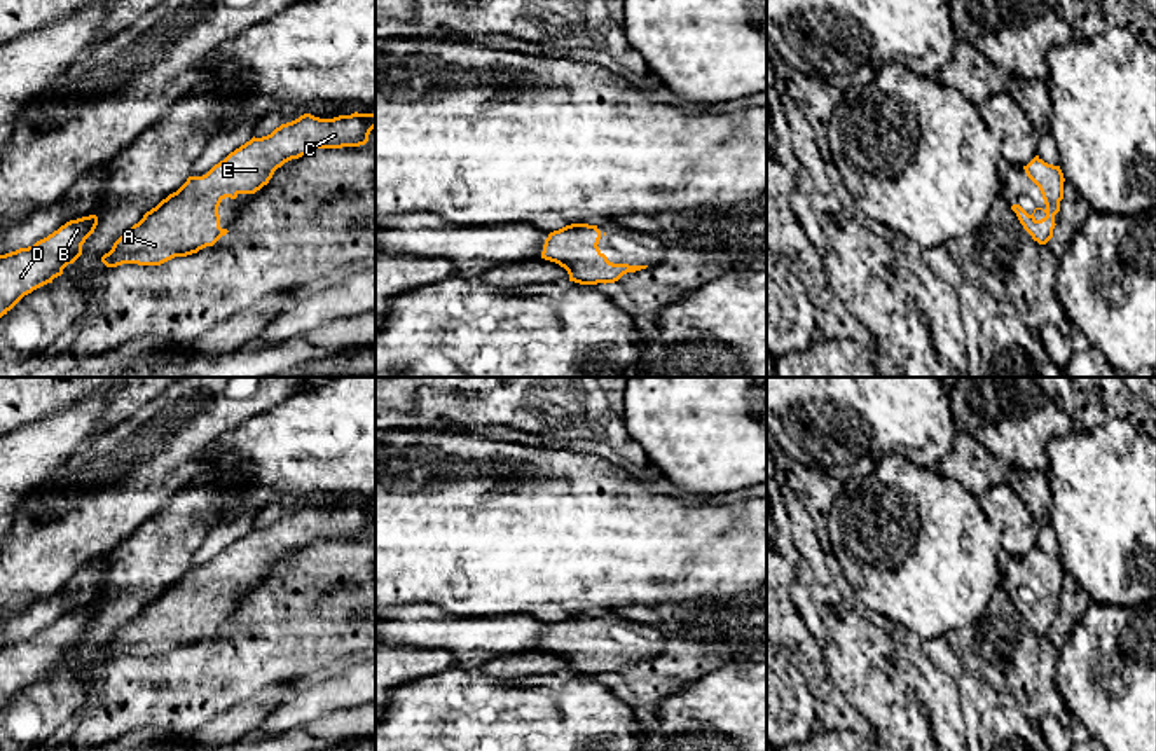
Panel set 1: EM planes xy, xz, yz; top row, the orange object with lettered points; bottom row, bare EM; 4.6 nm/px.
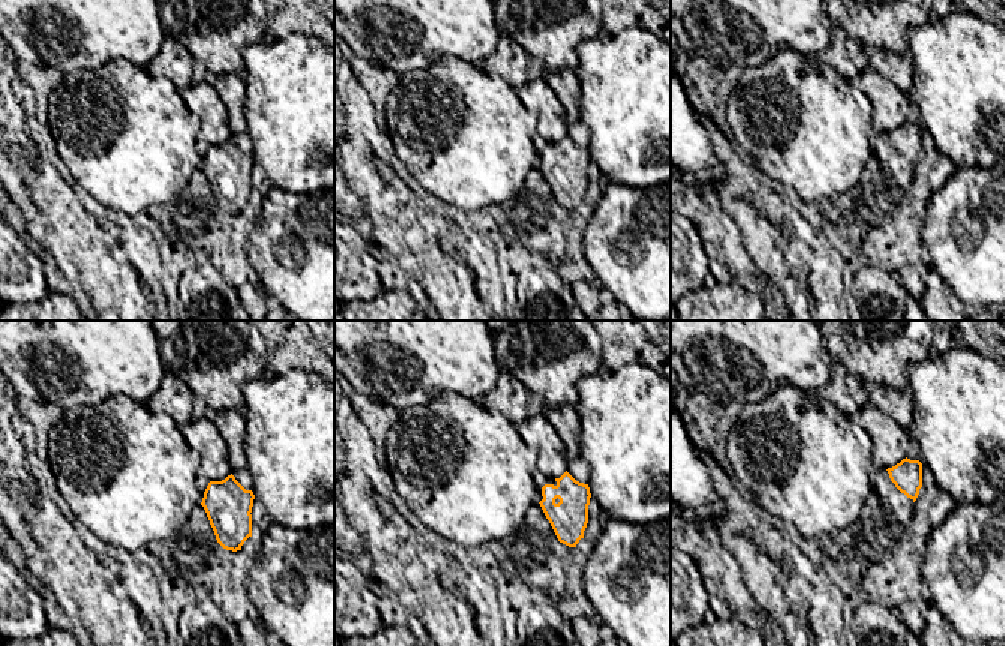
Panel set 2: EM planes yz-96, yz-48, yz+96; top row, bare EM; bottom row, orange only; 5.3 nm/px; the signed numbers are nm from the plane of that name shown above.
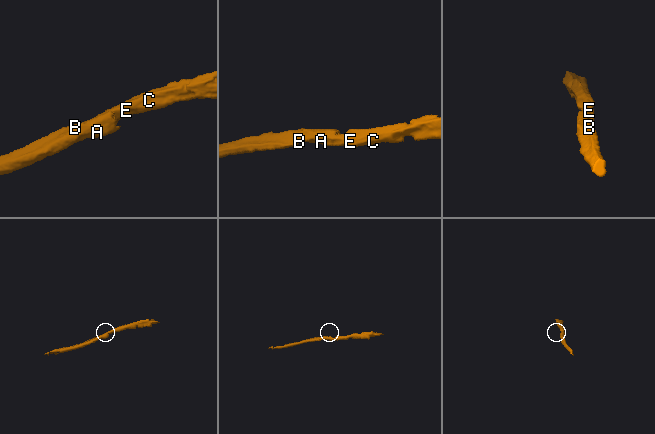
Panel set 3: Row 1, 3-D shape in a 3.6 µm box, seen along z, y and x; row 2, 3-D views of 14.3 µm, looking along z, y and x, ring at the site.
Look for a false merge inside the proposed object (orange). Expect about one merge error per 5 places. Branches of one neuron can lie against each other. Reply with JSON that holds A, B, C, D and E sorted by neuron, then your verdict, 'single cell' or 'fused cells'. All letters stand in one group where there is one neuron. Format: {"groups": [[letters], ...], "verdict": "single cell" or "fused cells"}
{"groups": [["A", "B", "C", "D", "E"]], "verdict": "single cell"}

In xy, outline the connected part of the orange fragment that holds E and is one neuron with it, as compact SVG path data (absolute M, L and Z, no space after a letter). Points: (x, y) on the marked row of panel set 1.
M304 114L271 134L251 138L203 176L187 182L124 232L101 257L107 267L122 264L161 265L175 257L213 246L229 231L220 227L218 206L225 197L255 194L274 171L316 148L360 147L375 127L374 114L320 119Z

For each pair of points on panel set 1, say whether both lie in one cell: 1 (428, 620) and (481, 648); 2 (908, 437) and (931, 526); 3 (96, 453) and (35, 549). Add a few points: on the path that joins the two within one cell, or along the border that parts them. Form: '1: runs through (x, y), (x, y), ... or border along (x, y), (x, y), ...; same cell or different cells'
1: runs through (440, 629), (468, 638); same cell
2: border along (875, 465), (887, 456), (903, 454), (936, 470); different cells
3: runs through (121, 482), (114, 489), (107, 489), (65, 524); same cell

